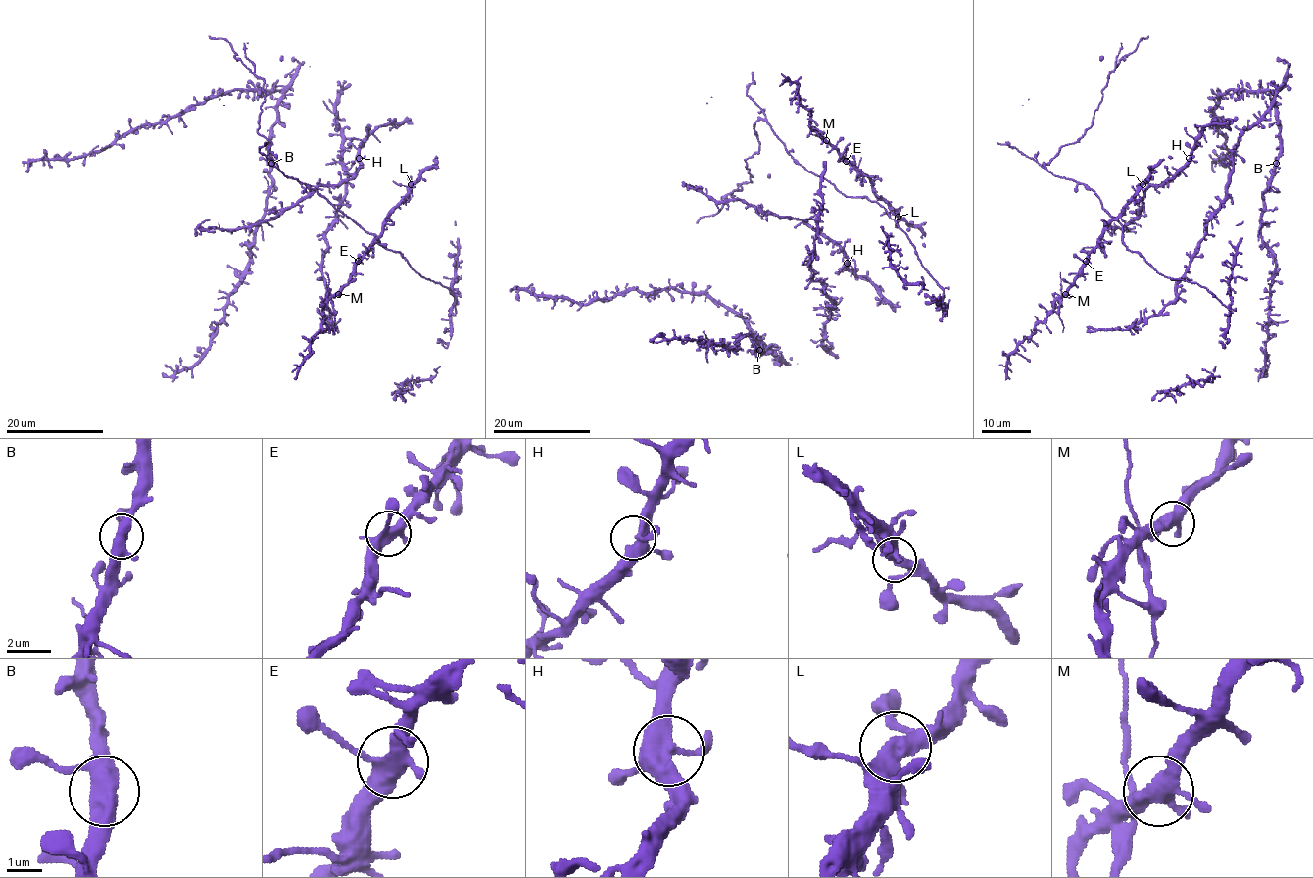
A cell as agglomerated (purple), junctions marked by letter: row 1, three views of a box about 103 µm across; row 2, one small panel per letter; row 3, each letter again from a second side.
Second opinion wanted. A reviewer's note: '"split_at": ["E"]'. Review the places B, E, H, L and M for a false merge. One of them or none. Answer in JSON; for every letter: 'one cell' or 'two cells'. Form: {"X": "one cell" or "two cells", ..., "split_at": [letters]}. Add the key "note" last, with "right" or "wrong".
{"B": "one cell", "E": "one cell", "H": "one cell", "L": "one cell", "M": "one cell", "split_at": [], "note": "wrong"}

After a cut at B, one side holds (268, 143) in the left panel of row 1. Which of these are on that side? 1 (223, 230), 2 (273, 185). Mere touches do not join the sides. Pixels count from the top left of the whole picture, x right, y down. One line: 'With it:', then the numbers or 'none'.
With it: 1

